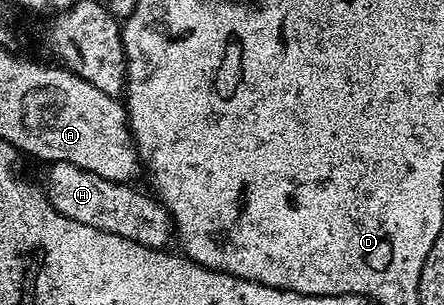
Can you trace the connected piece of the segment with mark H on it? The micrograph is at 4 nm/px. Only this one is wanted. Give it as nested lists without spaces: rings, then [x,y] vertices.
[[[66,161],[53,163],[47,170],[46,194],[50,205],[54,205],[54,209],[64,217],[70,217],[70,221],[82,221],[82,225],[138,241],[138,245],[153,249],[167,248],[168,242],[173,242],[172,215],[151,194],[143,195],[127,183],[106,181],[106,177],[78,169],[78,165]]]

